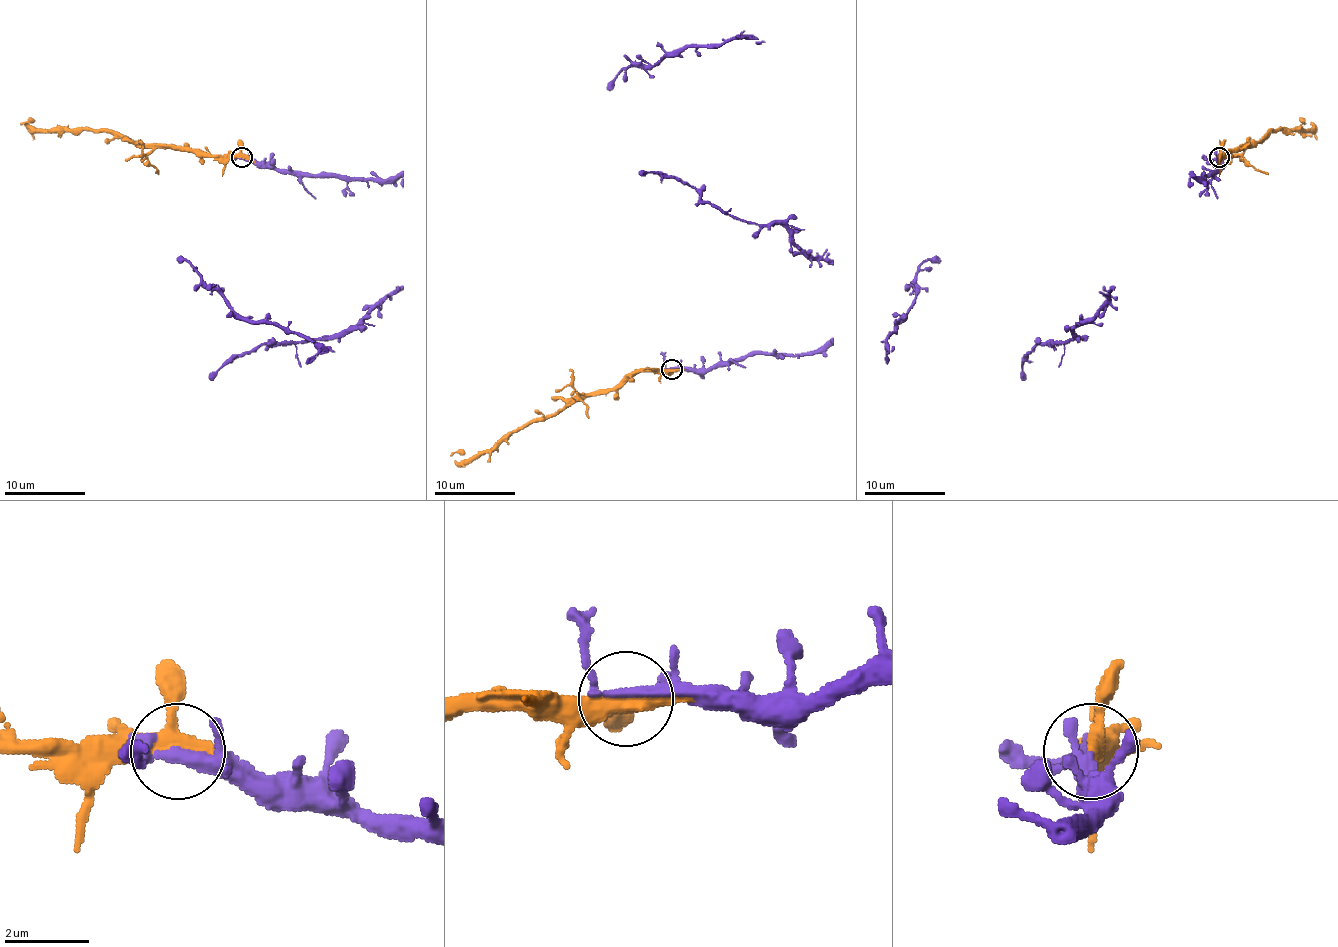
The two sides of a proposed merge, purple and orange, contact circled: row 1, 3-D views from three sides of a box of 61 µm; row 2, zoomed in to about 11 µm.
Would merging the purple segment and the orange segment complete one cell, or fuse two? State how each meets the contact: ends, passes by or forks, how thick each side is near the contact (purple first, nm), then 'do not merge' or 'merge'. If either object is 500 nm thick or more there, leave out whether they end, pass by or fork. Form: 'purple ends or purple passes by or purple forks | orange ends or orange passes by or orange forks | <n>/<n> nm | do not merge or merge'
purple forks | orange forks | 200/360 nm | merge

